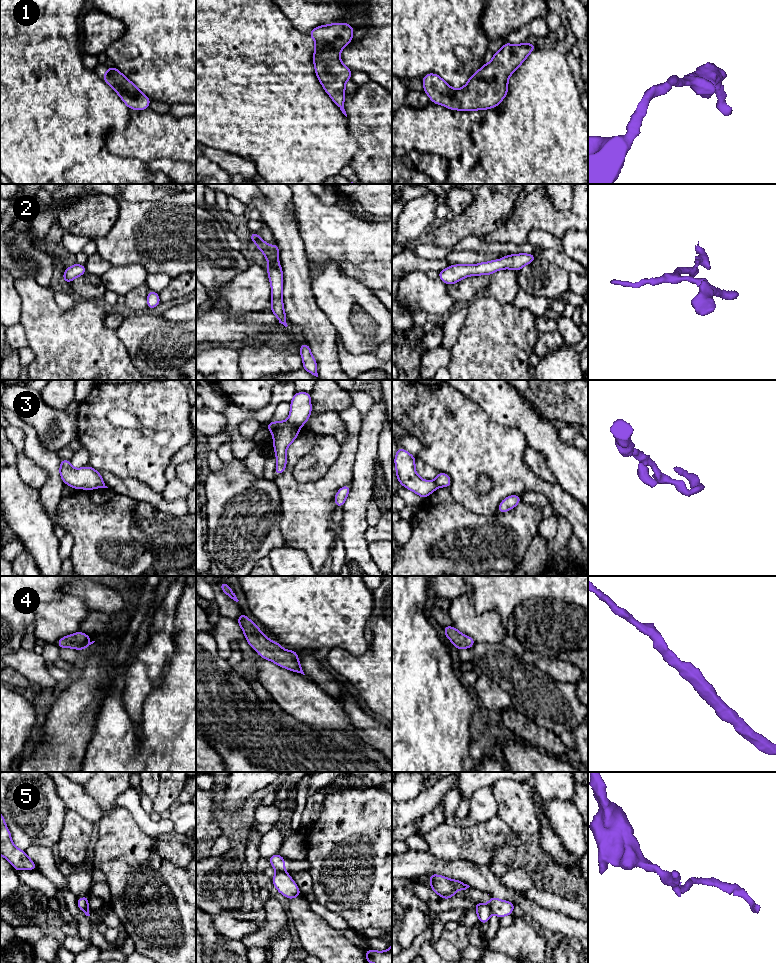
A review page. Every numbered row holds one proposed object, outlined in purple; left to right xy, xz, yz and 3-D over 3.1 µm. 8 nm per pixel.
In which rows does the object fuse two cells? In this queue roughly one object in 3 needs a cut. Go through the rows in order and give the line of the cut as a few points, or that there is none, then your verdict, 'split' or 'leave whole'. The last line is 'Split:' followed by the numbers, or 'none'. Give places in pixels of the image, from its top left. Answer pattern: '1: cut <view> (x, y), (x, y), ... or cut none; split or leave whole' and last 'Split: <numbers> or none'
1: cut none; leave whole
2: cut none; leave whole
3: cut xz (287, 420), (300, 426); split
4: cut none; leave whole
5: cut xz (277, 870), (284, 872); split
Split: 3, 5

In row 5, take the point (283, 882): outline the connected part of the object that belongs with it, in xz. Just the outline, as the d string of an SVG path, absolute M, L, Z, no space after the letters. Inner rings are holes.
M277 871L271 879L278 892L287 899L301 897L299 887L287 872Z

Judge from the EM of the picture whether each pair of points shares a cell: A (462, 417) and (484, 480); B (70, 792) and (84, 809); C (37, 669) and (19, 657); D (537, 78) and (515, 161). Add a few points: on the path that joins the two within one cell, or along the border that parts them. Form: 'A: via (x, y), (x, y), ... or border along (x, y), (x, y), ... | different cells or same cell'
A: border along (484, 473), (478, 477), (476, 483), (478, 494) | different cells
B: via (72, 796), (81, 805) | same cell
C: via (33, 668), (23, 661) | same cell
D: via (537, 99), (536, 140) | same cell

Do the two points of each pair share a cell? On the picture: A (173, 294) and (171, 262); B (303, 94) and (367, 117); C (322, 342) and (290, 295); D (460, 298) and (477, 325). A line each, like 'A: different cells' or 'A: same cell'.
A: different cells
B: different cells
C: same cell
D: different cells

